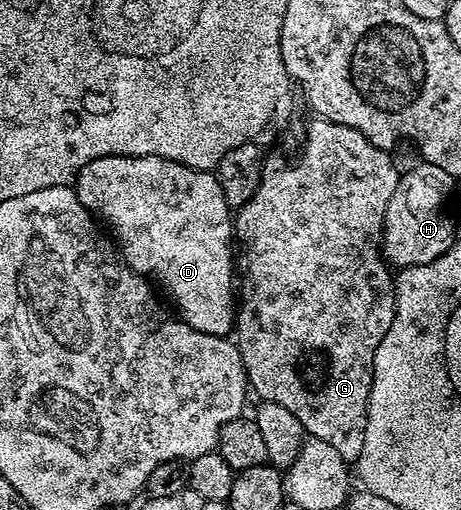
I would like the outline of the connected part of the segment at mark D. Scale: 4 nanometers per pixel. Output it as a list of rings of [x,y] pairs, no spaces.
[[[102,156],[82,168],[73,187],[91,215],[109,229],[126,264],[171,295],[179,307],[178,319],[193,326],[193,330],[201,330],[201,334],[227,336],[234,329],[237,288],[231,283],[236,283],[237,276],[233,271],[233,210],[221,194],[214,171],[198,172],[159,156]]]

